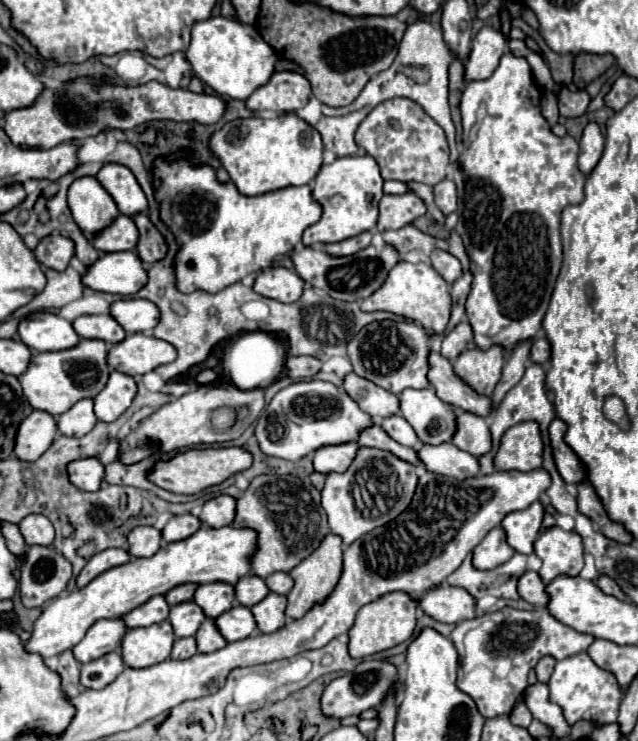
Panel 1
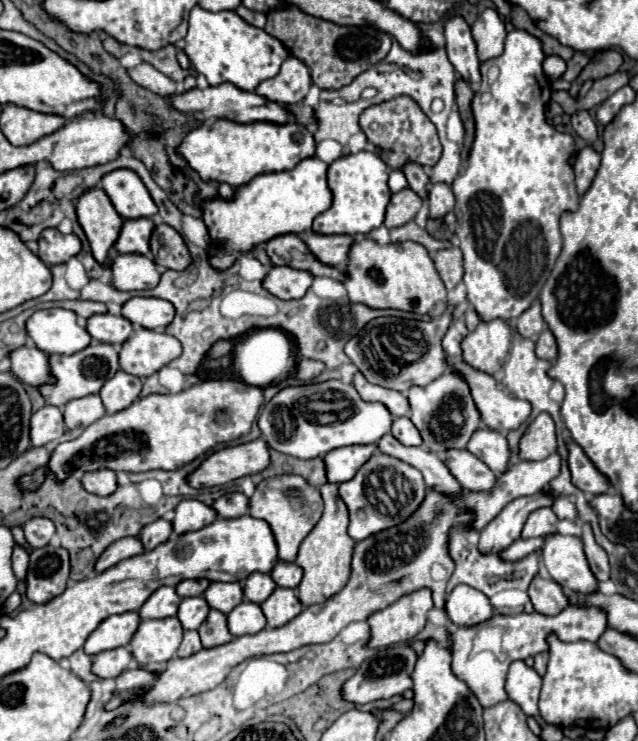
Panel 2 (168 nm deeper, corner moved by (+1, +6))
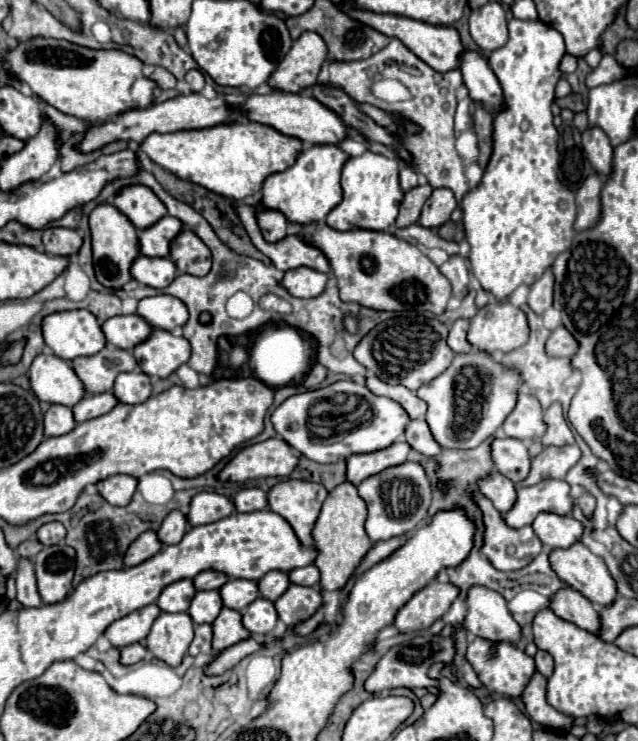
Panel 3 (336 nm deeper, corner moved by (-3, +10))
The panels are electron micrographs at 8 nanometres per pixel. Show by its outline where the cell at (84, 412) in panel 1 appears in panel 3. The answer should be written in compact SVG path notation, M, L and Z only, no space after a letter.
M102 392L102 394L90 394L90 396L84 396L74 408L74 420L80 424L80 422L86 422L90 418L96 418L96 416L102 416L106 412L110 412L114 406L118 404L116 396L112 392Z

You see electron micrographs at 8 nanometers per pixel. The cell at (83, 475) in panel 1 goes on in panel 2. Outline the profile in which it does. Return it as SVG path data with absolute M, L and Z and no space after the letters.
M98 470L98 472L88 472L82 478L82 486L96 496L110 496L118 488L116 474L112 470Z

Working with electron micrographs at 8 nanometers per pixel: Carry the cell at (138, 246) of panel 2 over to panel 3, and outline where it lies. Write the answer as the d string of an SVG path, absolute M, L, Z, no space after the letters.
M172 216L160 218L156 224L150 228L142 230L138 240L140 240L140 254L144 256L168 256L168 246L170 240L182 230L180 220Z

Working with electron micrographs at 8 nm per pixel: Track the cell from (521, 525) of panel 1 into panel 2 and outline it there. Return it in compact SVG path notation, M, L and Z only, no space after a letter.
M538 508L534 510L522 530L524 538L546 538L556 534L556 514L552 512L552 508Z

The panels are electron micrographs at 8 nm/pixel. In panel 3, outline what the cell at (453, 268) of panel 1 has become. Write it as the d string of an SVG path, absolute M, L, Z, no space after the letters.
M450 256L442 266L440 272L450 280L452 284L452 292L456 298L464 298L464 294L468 292L468 282L470 282L470 272L468 266L464 262L462 256Z

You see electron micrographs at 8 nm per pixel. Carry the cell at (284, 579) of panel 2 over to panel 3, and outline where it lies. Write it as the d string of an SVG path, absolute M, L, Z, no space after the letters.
M314 564L302 566L302 568L294 568L288 572L288 578L292 584L300 584L300 586L316 586L320 580L320 572Z

